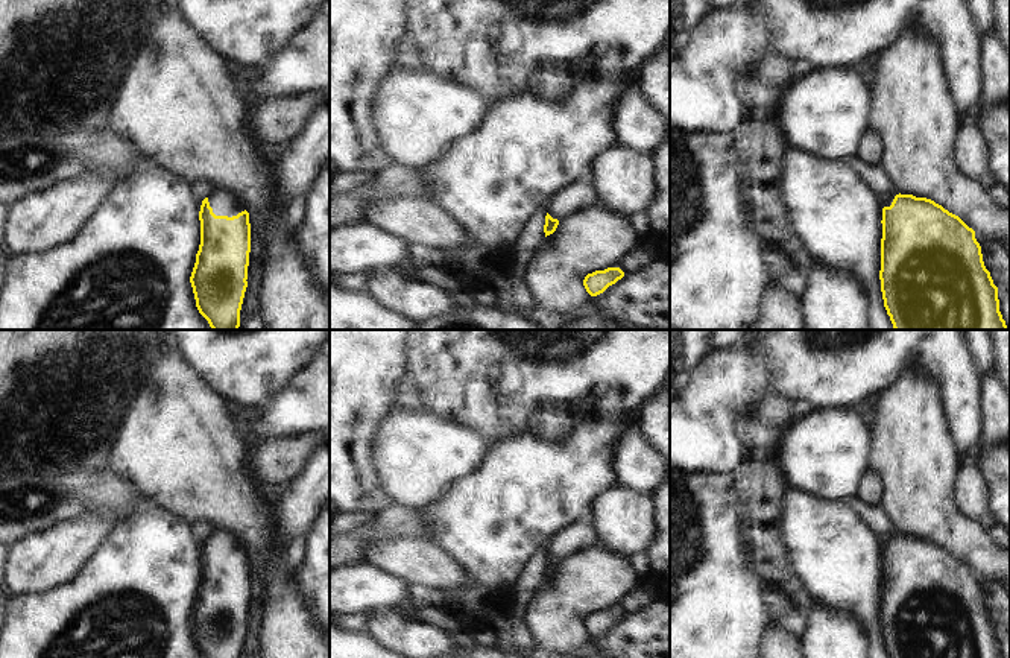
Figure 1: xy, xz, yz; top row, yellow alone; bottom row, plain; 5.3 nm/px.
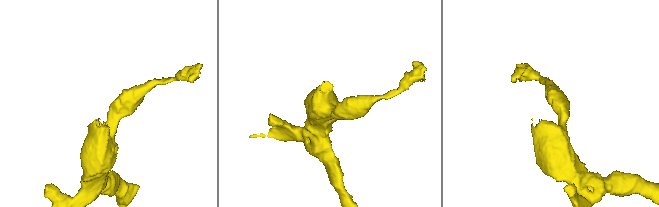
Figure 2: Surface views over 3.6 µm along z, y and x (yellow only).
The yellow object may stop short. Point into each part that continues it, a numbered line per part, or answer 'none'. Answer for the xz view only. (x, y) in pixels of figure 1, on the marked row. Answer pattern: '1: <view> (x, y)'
1: xz (580, 195)

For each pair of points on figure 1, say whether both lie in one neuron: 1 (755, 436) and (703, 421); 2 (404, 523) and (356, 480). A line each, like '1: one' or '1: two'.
1: two
2: two

